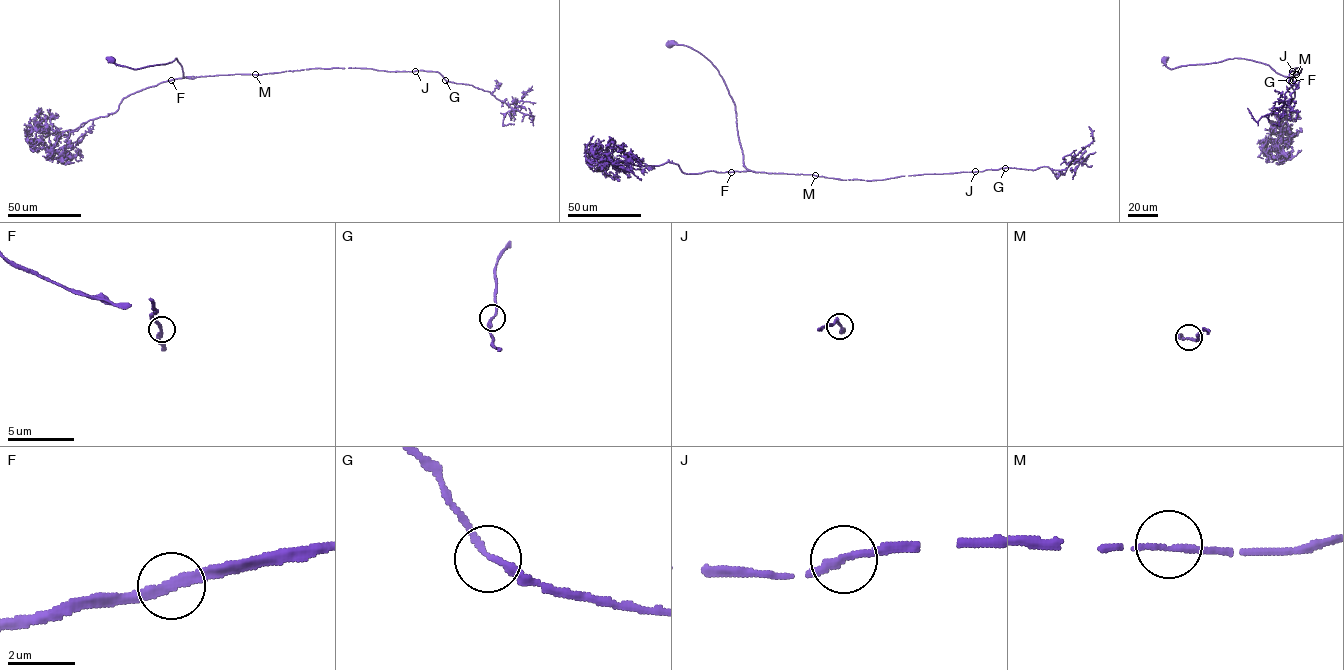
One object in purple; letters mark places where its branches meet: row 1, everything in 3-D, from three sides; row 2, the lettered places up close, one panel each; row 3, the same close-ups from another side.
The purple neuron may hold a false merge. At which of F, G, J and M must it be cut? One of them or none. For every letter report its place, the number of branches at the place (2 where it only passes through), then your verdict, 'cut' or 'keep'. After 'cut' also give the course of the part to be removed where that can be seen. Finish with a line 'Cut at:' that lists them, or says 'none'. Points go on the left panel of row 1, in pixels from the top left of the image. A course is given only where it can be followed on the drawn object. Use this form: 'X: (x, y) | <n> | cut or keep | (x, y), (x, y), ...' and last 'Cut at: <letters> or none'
F: (171, 80) | 2 | keep
G: (445, 80) | 2 | keep
J: (415, 71) | 2 | keep
M: (255, 74) | 2 | keep
Cut at: none

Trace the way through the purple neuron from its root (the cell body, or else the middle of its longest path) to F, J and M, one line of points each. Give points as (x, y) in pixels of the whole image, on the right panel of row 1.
F: (1164, 60), (1166, 66), (1173, 69), (1244, 58), (1268, 64), (1277, 73), (1292, 76), (1293, 80)
J: (1164, 60), (1166, 66), (1173, 69), (1244, 58), (1268, 64), (1277, 73), (1292, 78), (1301, 68), (1293, 71)
M: (1164, 60), (1166, 66), (1173, 69), (1244, 58), (1268, 64), (1288, 77), (1296, 74)

